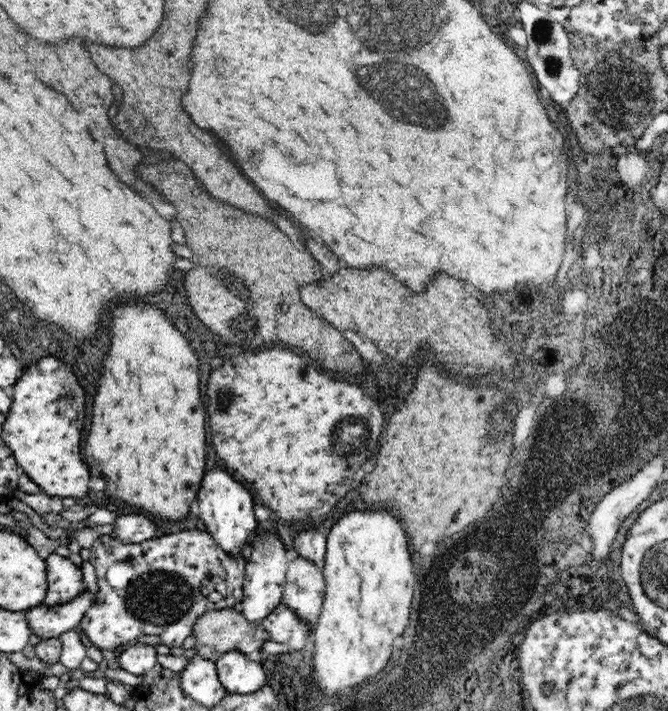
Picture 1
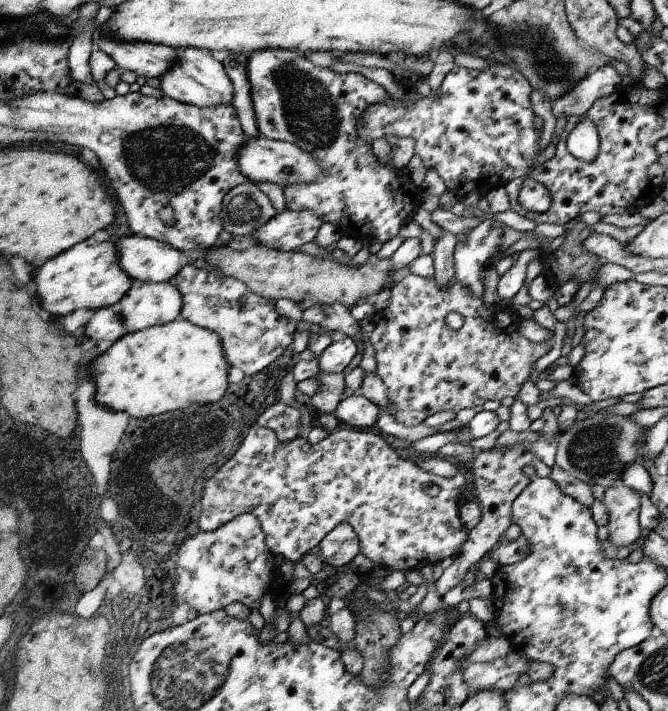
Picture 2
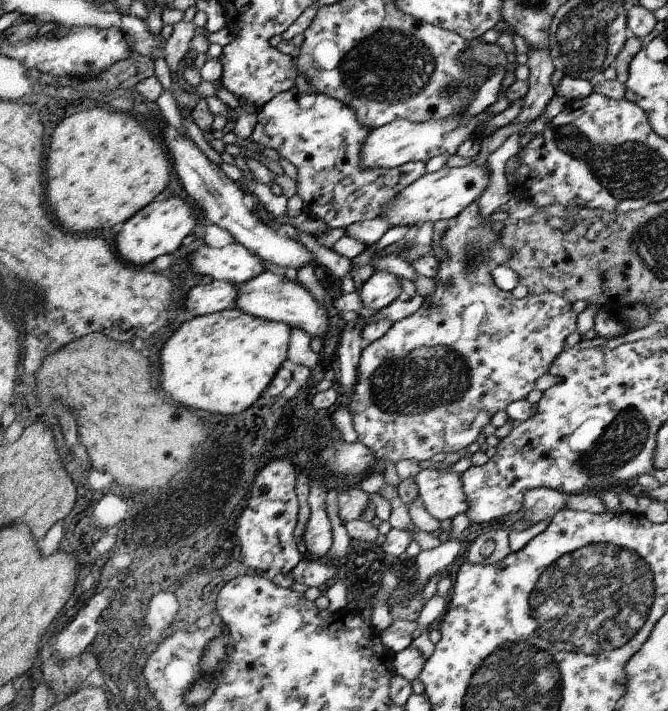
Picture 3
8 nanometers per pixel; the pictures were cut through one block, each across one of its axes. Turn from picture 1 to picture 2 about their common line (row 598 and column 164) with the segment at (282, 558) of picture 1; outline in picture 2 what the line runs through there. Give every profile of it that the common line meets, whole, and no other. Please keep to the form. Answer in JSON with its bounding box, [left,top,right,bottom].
[110,235,181,283]

